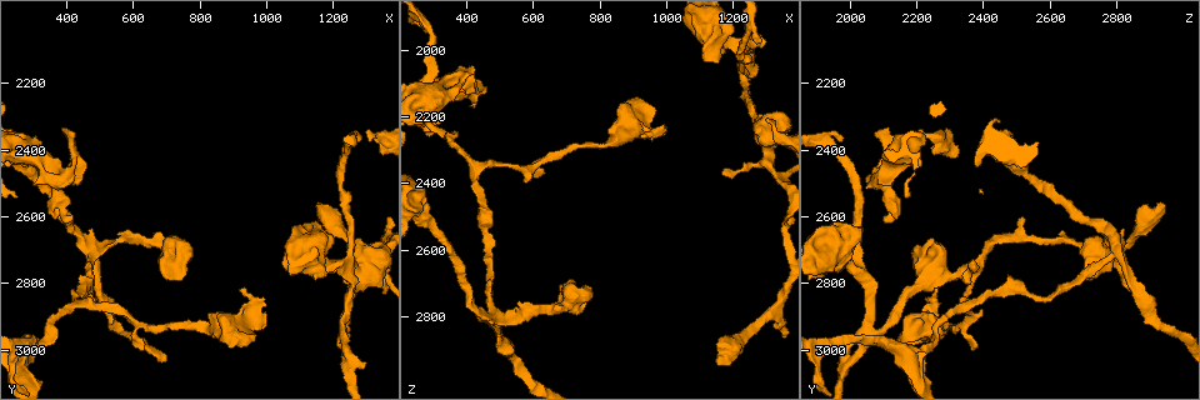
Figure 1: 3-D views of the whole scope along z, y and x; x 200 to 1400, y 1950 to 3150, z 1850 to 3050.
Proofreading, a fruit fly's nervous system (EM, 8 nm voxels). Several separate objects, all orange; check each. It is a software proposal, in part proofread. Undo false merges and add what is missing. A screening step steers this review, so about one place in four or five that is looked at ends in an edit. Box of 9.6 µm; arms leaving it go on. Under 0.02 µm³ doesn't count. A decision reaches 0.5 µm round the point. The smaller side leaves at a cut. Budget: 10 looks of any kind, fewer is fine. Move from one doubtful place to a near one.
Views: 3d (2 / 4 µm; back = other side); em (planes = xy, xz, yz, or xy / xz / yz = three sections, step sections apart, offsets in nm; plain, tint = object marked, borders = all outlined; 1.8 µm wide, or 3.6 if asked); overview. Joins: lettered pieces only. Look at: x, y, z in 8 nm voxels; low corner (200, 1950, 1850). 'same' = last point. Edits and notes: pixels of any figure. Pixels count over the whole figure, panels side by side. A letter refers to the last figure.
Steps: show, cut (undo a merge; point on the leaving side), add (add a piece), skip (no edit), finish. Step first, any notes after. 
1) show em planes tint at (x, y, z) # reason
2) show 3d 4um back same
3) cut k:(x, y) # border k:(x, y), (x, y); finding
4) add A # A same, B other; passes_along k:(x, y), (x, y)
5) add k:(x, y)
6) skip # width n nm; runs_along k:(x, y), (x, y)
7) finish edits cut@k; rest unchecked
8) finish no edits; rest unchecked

show 3d 2um at (1310, 2340, 2210) # free end

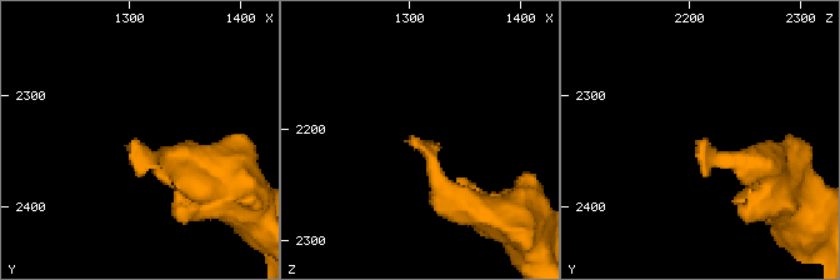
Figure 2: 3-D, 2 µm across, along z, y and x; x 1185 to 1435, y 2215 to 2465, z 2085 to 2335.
show em 3.6um xz step 16 tint at (1306, 2338, 2212)

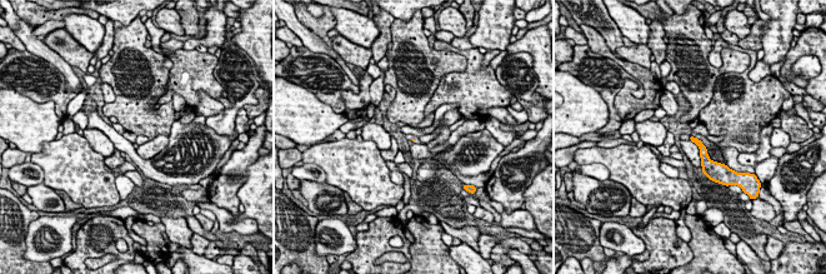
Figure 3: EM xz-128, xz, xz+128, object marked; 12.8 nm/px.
show em 3.6um xz step 16 borders same # what lies round it

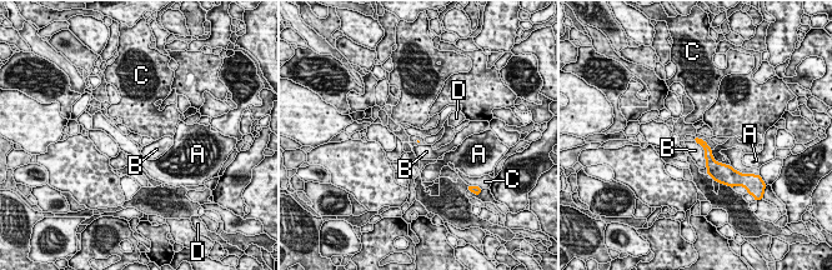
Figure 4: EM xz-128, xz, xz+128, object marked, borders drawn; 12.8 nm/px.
skip # longest_contact B 380 nm; A other, B other, C other, D other; border 4:(695, 140), (703, 150), (706, 166); no lettered piece goes on from it

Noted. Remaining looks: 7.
show 3d 4um at (1220, 2940, 2060) # three-way junction

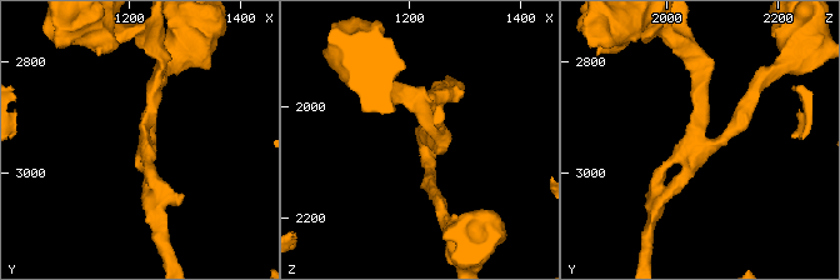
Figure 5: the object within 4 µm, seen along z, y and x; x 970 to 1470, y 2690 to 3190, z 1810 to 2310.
show em xy step 4 tint at (1225, 2940, 2060) # arms 3; arm_widths 190, 190, 200 nm; shape alone is not enough

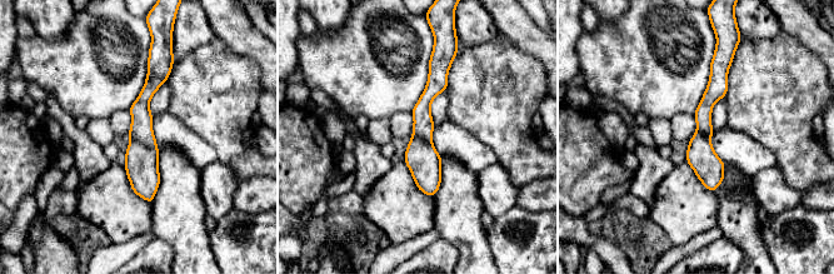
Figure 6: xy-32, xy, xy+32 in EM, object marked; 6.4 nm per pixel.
show em planes borders same

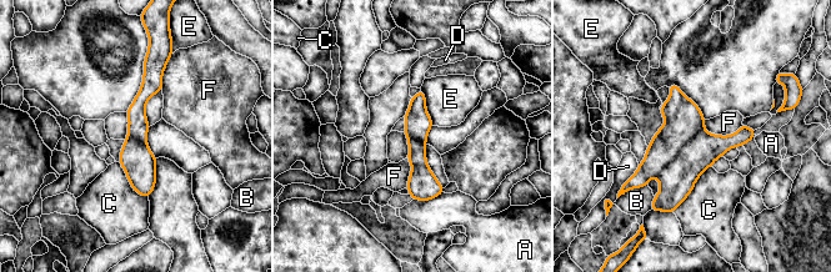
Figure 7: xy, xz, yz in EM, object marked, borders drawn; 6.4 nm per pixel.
skip # A other, B other, C other, D other, E other, F other; one cell here

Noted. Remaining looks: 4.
show em xy step 8 borders at (420, 2610, 2100) # free end

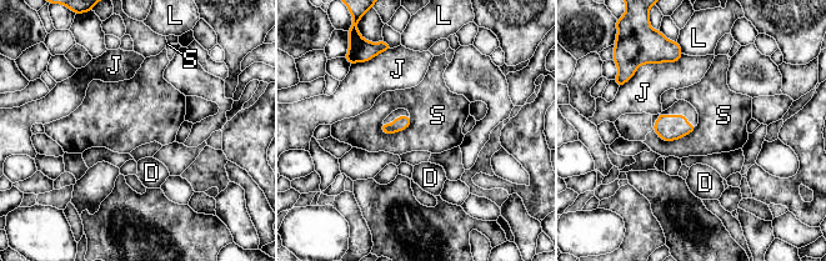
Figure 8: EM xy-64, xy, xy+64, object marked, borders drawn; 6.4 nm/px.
show em planes borders same # another direction

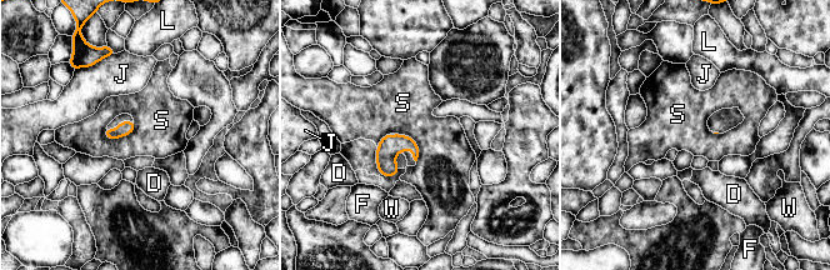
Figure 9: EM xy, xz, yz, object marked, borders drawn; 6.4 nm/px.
skip # D other, F other, J other, L other, S other, W other; border 9:(135, 123), (129, 134), (104, 135); no lettered piece goes on from it

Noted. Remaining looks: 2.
show em xy step 8 tint at (400, 2330, 2120) # free end

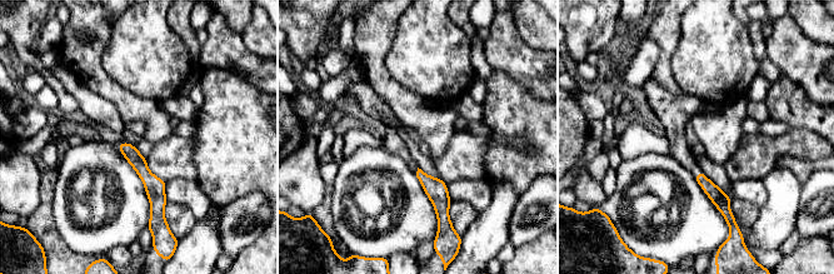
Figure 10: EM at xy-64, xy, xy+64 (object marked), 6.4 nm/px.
show em yz step 16 borders same # another direction

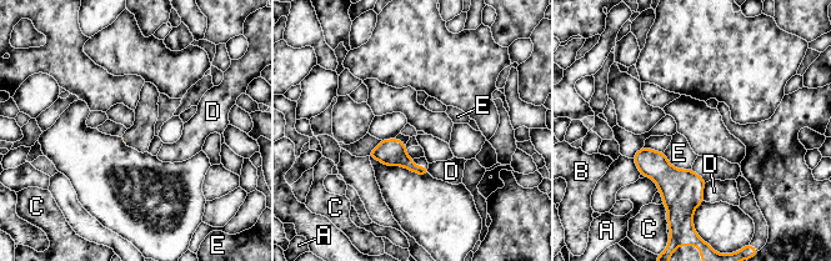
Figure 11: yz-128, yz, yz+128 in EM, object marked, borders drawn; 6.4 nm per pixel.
skip # A other, B other, C other, D other, E other; none of them fits

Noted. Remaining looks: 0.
finish no edits; rest unchecked

